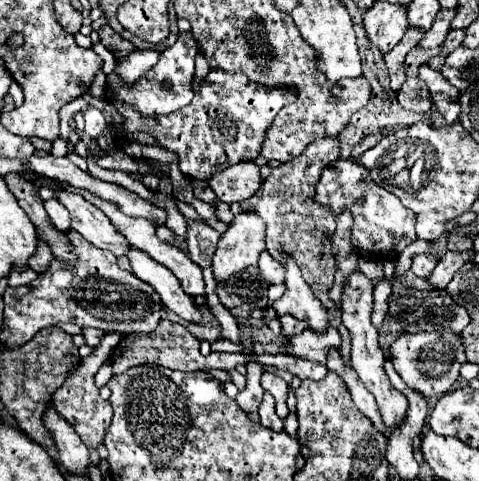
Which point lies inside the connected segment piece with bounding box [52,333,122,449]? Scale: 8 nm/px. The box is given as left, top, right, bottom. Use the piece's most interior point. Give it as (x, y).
(78, 401)

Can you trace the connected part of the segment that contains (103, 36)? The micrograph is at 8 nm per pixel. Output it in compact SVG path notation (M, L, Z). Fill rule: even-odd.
M104 25L104 27L100 29L100 41L116 55L116 59L122 59L124 55L128 55L128 51L134 51L134 49L136 49L132 43L122 41L120 35L116 35L108 25Z

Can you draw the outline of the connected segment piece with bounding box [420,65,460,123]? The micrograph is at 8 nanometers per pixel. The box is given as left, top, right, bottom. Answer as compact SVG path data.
M428 65L420 67L420 79L424 79L428 89L430 89L434 109L440 111L448 123L454 123L458 119L458 115L460 115L458 89L452 87L448 83L448 79L440 71L434 71Z

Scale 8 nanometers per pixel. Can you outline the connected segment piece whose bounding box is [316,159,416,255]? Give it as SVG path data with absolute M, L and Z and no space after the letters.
M338 159L322 171L322 177L316 185L316 201L332 207L334 213L340 213L344 207L352 211L352 245L360 251L372 255L382 255L390 251L400 253L416 239L416 217L412 215L412 211L408 211L396 195L376 185L370 173L352 159Z

